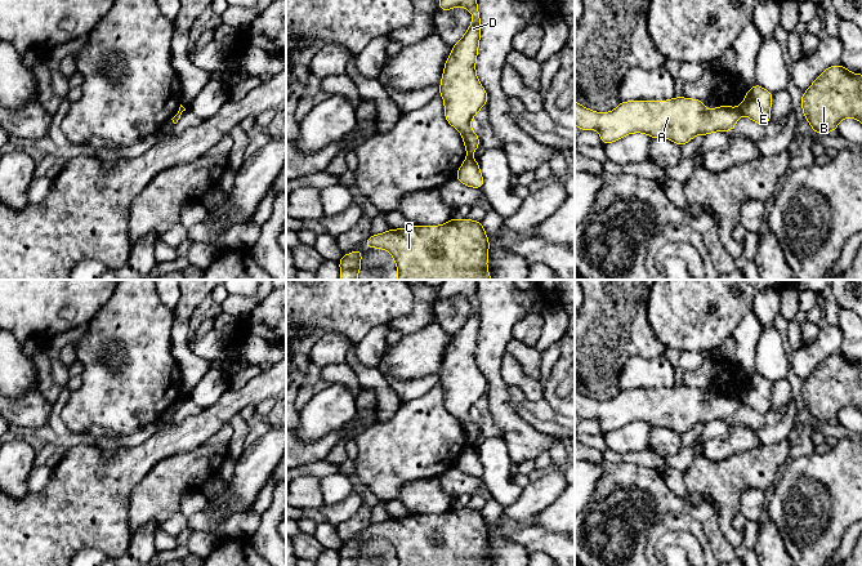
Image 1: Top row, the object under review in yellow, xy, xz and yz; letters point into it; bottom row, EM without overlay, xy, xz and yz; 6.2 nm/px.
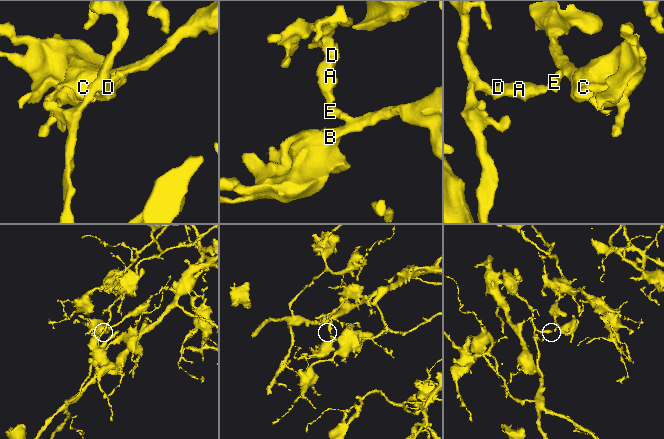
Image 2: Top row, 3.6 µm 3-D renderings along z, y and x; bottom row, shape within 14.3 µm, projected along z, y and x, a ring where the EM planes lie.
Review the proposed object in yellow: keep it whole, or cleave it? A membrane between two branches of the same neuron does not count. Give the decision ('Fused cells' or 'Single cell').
Fused cells

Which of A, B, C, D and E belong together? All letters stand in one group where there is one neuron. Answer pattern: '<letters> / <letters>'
A D / B C E

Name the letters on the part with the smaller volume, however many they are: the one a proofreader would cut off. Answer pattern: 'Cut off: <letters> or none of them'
Cut off: B, C, E

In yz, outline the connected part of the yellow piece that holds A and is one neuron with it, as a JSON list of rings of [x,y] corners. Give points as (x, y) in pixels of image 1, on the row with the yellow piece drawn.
[[[683,97],[670,101],[620,102],[616,110],[606,113],[575,102],[575,125],[581,130],[597,130],[604,144],[631,133],[644,133],[683,146],[697,134],[733,130],[740,115],[738,108],[729,106],[706,111],[704,101]]]

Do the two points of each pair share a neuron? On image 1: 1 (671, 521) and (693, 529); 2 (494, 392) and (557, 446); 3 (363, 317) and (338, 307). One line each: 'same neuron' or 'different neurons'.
1: same neuron
2: different neurons
3: same neuron

